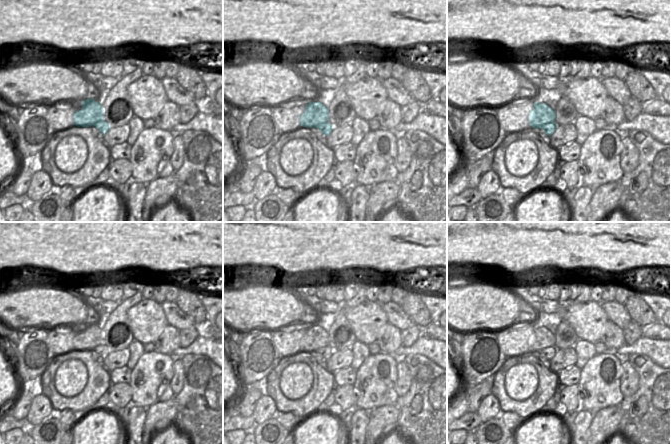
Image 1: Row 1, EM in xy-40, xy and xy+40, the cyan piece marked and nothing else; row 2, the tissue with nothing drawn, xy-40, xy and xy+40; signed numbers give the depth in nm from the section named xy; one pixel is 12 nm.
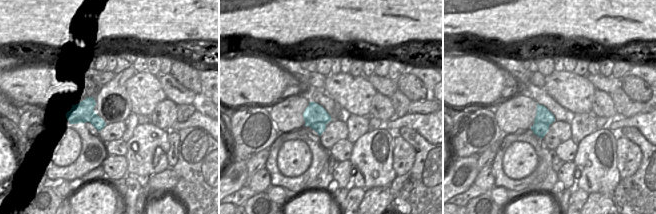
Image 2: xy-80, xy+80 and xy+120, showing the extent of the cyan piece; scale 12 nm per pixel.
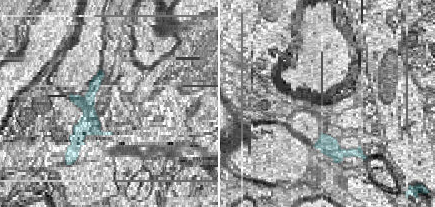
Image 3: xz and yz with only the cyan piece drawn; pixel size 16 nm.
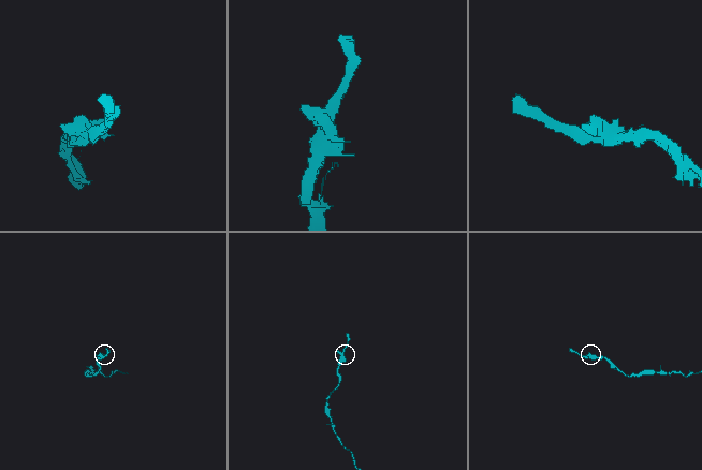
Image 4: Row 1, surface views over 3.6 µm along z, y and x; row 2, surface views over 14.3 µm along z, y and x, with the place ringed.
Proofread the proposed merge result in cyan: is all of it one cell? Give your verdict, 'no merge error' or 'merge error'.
merge error

